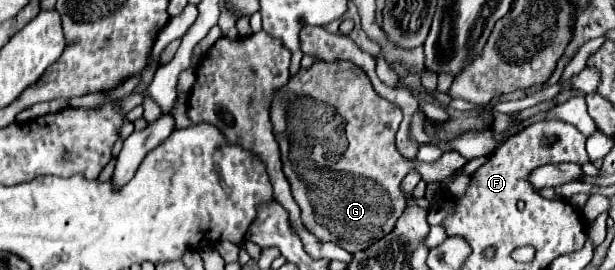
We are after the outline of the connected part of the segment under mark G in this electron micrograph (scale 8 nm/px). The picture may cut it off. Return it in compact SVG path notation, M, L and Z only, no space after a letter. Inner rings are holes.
M348 60L316 62L310 68L300 68L298 74L294 74L288 84L284 84L284 88L274 92L270 122L282 150L284 174L292 186L292 196L302 210L304 226L318 240L336 242L352 254L368 248L394 228L396 220L406 208L406 198L400 190L400 182L412 168L422 174L424 182L442 182L452 176L456 168L466 164L466 158L456 150L444 152L436 162L430 164L404 158L394 144L398 124L402 122L402 110L386 98L378 96L366 72ZM330 172L348 172L364 178L338 178Z

